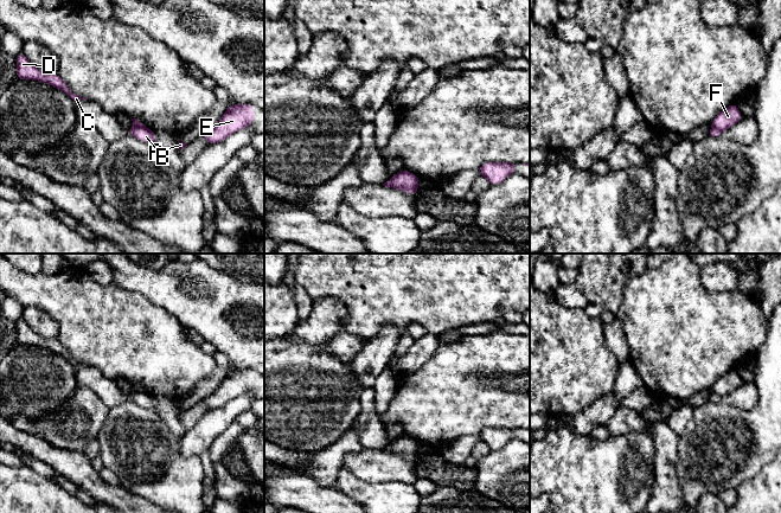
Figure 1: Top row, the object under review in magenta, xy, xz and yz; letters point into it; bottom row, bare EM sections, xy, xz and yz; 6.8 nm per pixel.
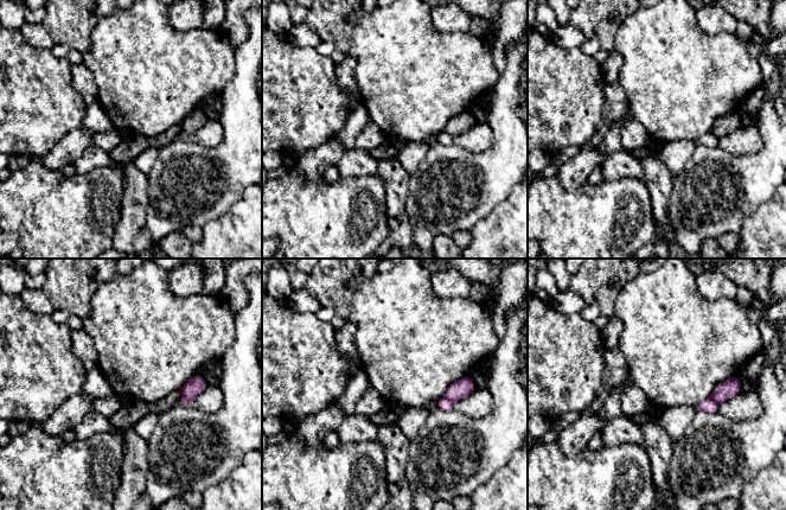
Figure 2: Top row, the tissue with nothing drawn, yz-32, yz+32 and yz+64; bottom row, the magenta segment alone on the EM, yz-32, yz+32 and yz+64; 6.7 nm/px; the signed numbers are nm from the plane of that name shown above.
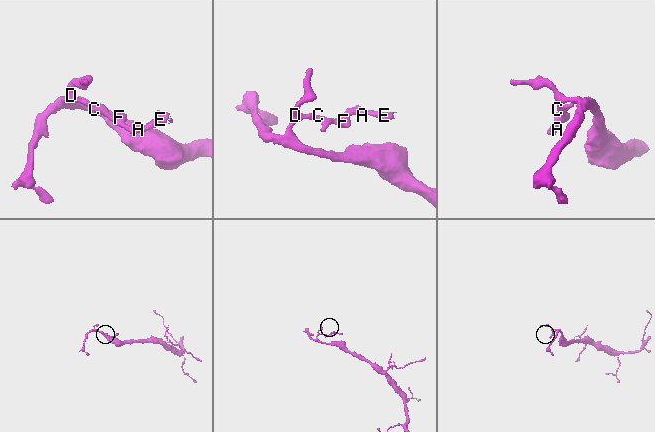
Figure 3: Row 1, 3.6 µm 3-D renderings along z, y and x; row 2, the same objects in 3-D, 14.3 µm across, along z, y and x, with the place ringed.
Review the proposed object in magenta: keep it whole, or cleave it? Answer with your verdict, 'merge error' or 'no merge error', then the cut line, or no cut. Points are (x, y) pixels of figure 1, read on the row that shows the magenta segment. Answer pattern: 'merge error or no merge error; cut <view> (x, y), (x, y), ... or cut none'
merge error; cut yz (712, 124), (721, 132)

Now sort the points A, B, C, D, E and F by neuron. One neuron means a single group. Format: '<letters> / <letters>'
A B E / C D F

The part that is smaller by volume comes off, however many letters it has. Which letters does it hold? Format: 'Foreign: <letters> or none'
Foreign: A, B, E

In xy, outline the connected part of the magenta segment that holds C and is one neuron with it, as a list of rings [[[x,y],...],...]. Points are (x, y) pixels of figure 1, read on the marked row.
[[[23,51],[17,57],[17,79],[33,79],[43,83],[47,83],[66,95],[69,95],[75,102],[81,100],[88,100],[72,94],[66,83],[58,76],[58,73],[44,73],[32,65],[32,63],[25,57]]]

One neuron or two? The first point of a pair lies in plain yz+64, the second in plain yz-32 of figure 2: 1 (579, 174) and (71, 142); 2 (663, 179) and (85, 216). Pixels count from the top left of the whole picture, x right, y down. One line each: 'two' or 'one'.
1: one
2: two

